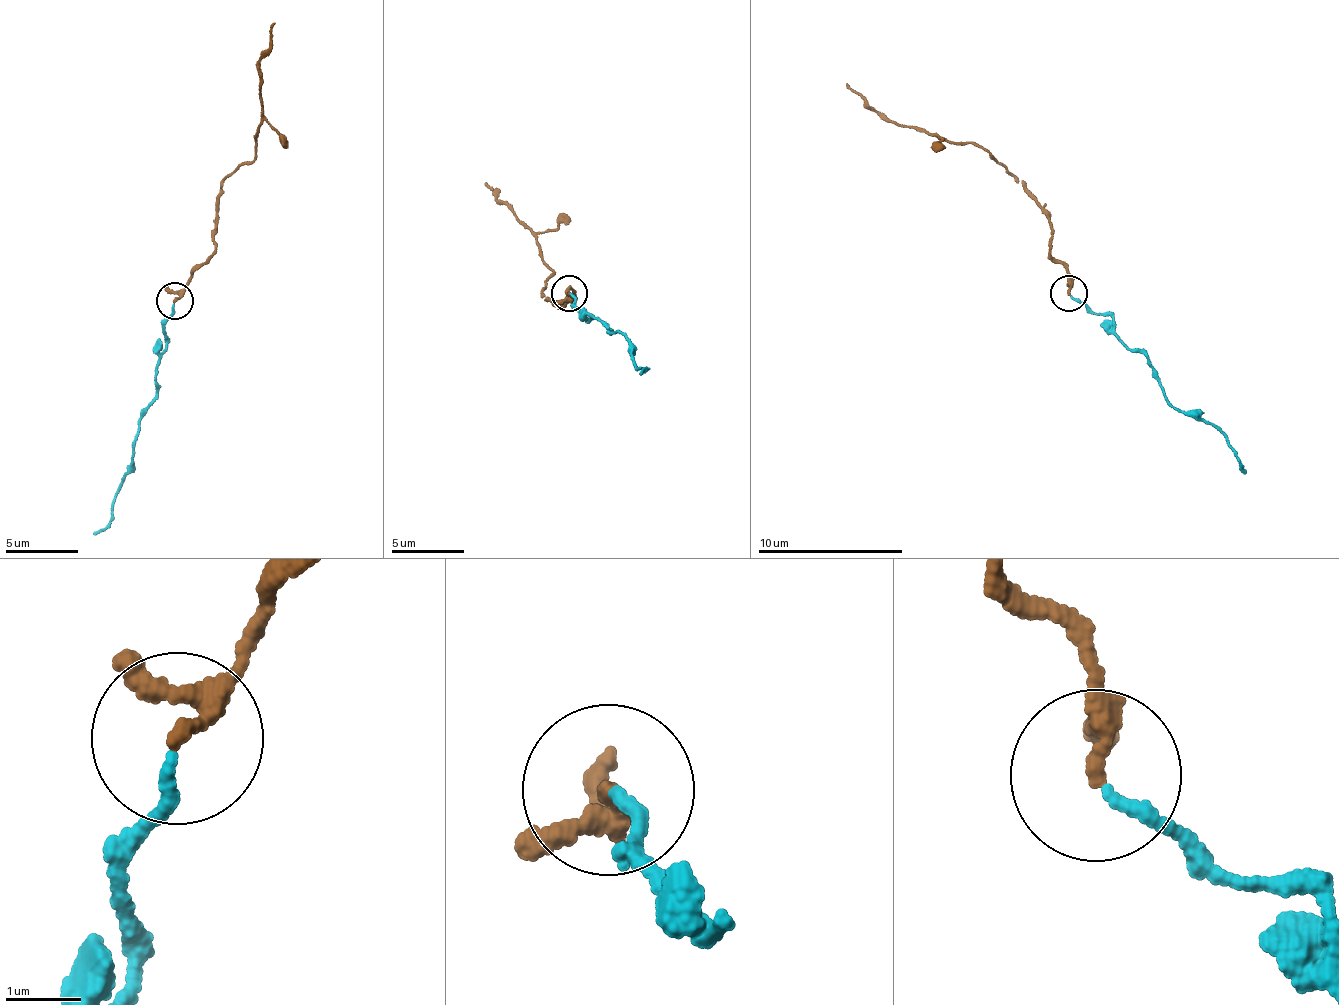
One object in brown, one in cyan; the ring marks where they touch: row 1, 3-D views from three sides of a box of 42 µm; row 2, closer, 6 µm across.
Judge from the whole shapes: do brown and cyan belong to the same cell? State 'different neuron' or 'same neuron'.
same neuron

